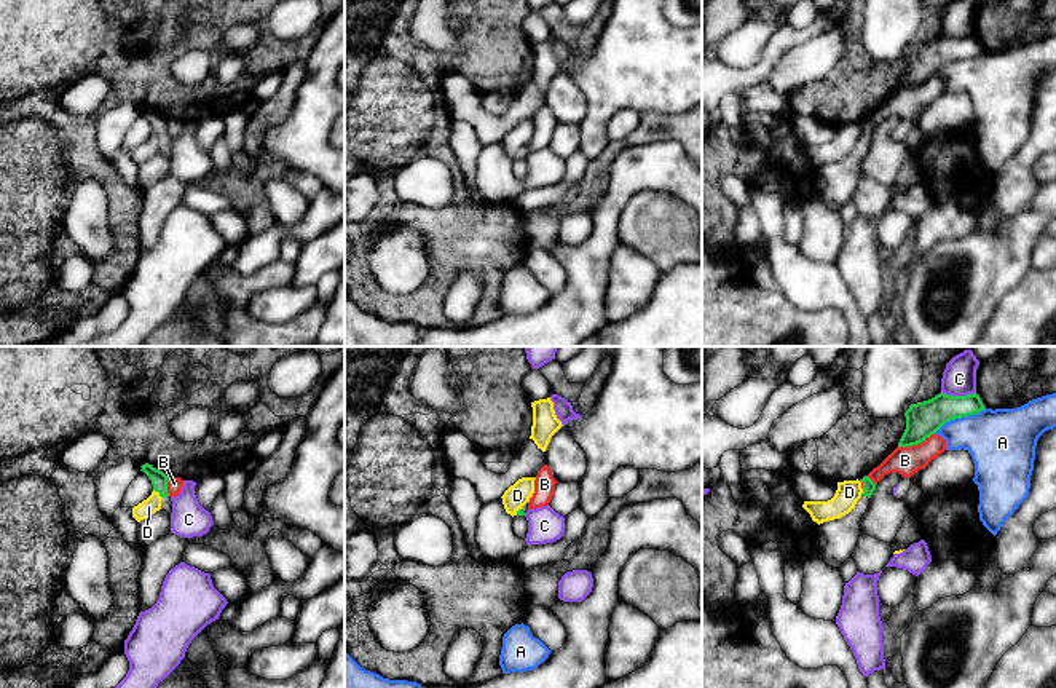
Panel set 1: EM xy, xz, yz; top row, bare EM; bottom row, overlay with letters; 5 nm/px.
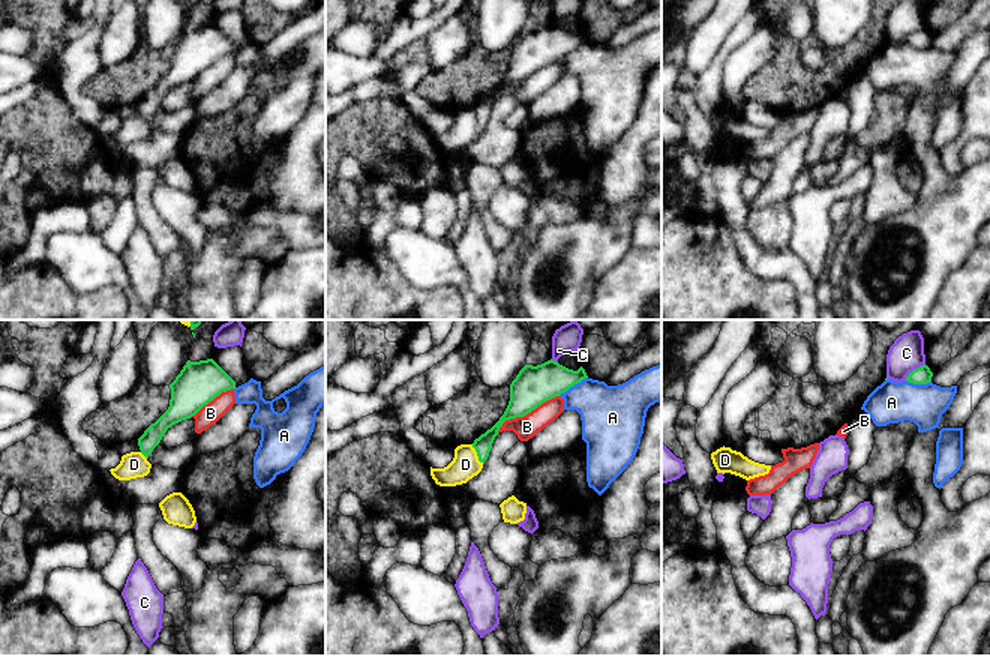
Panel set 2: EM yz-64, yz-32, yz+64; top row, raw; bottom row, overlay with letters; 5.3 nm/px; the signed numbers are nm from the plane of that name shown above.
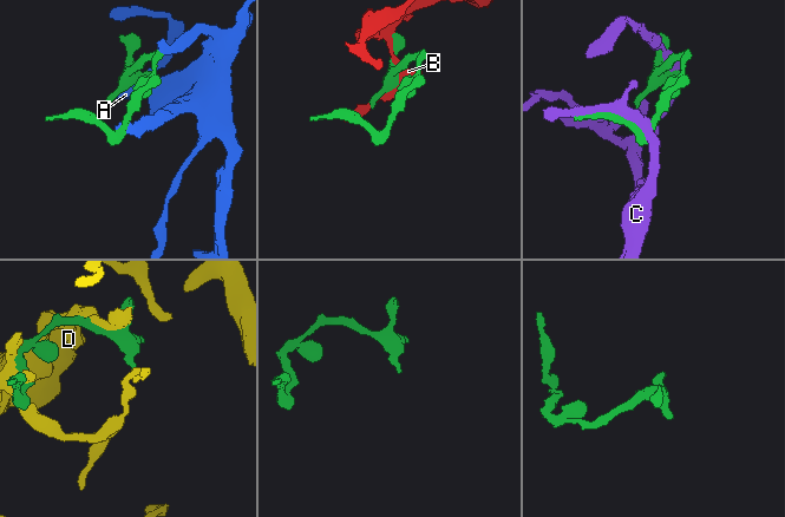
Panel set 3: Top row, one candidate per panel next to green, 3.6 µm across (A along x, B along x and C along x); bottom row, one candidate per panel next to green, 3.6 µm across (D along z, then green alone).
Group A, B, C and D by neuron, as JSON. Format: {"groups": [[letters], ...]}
{"groups": [["A"], ["B"], ["C"], ["D"]]}

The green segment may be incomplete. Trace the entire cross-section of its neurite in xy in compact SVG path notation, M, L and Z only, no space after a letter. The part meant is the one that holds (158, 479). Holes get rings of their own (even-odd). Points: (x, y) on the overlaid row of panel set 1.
M148 463L142 465L140 468L142 468L140 471L144 471L148 476L148 479L152 480L153 490L158 492L160 496L163 498L161 509L171 516L172 501L167 493L167 476Z

